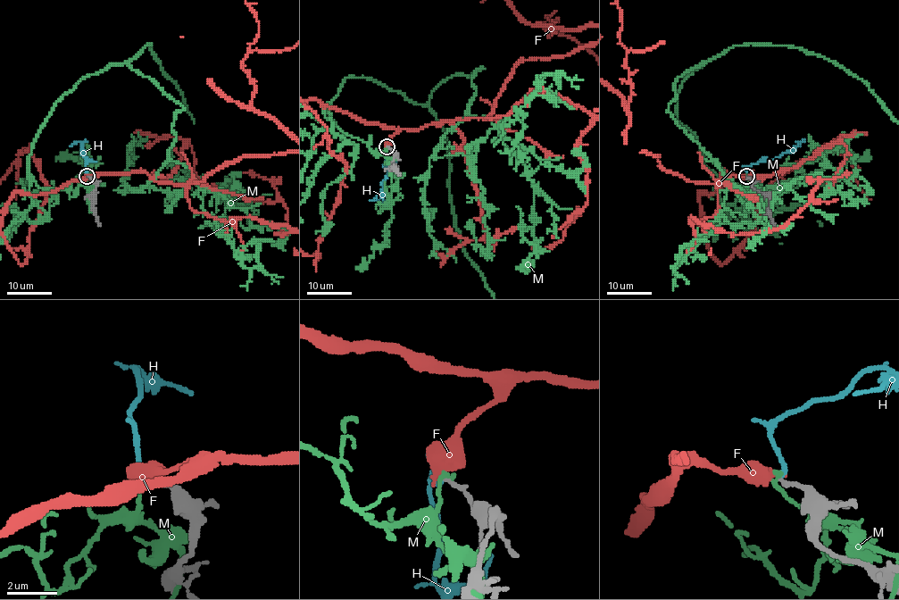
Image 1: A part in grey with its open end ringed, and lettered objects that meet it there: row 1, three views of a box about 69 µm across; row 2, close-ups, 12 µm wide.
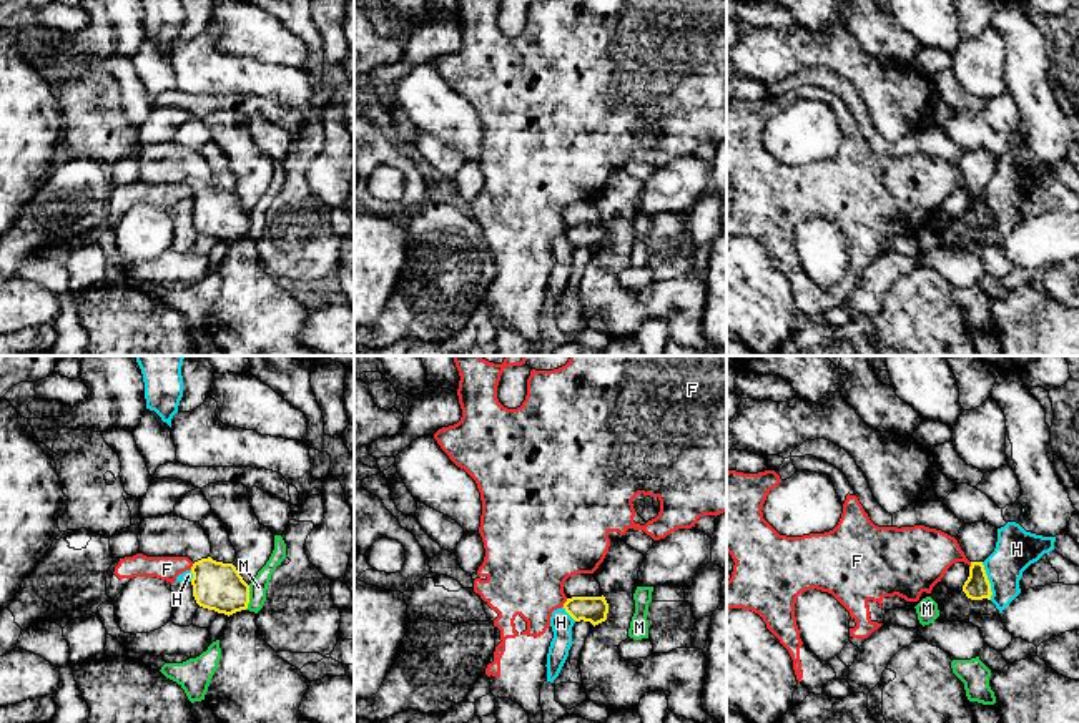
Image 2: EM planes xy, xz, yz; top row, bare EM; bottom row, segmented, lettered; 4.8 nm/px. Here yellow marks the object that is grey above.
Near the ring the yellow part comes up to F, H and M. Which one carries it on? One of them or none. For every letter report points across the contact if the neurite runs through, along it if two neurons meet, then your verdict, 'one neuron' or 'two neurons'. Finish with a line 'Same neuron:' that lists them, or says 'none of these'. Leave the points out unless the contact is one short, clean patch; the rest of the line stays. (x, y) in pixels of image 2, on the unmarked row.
F: border xz (567, 226), (562, 233); two neurons
H: border yz (981, 190), (991, 226); two neurons
M: border xy (250, 213), (250, 230), (245, 236); two neurons
Same neuron: none of these

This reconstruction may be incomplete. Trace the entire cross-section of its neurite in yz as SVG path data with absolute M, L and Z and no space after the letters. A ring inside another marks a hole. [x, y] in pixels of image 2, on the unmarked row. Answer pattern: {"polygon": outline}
{"polygon": "M986 150L966 151L961 155L956 168L971 189L969 204L963 213L963 219L971 228L991 228L991 211L983 189L996 176L998 156Z"}

